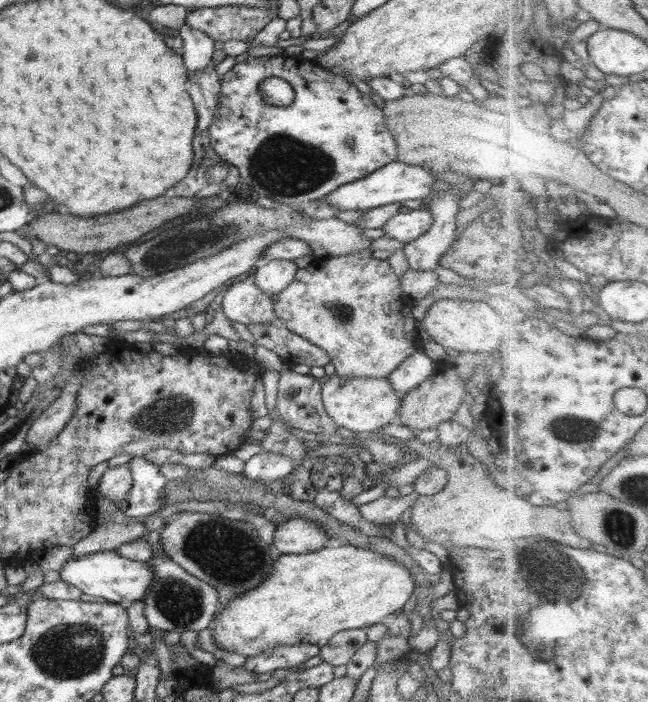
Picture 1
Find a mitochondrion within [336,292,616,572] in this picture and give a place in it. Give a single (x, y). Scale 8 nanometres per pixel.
(575, 430)

